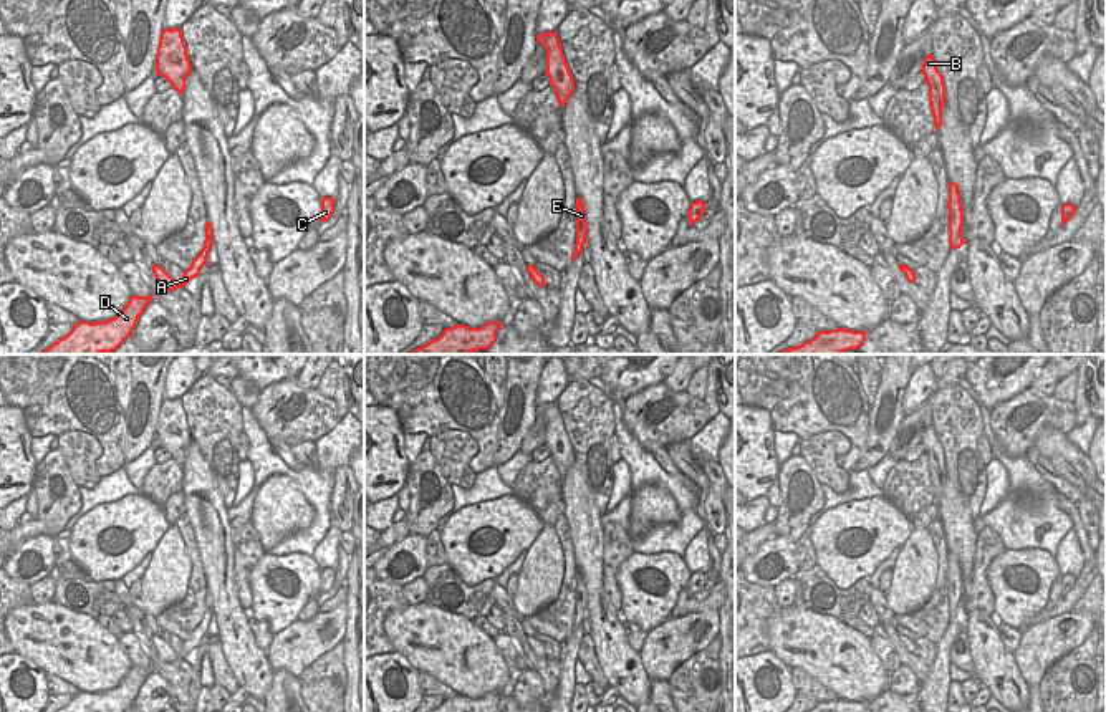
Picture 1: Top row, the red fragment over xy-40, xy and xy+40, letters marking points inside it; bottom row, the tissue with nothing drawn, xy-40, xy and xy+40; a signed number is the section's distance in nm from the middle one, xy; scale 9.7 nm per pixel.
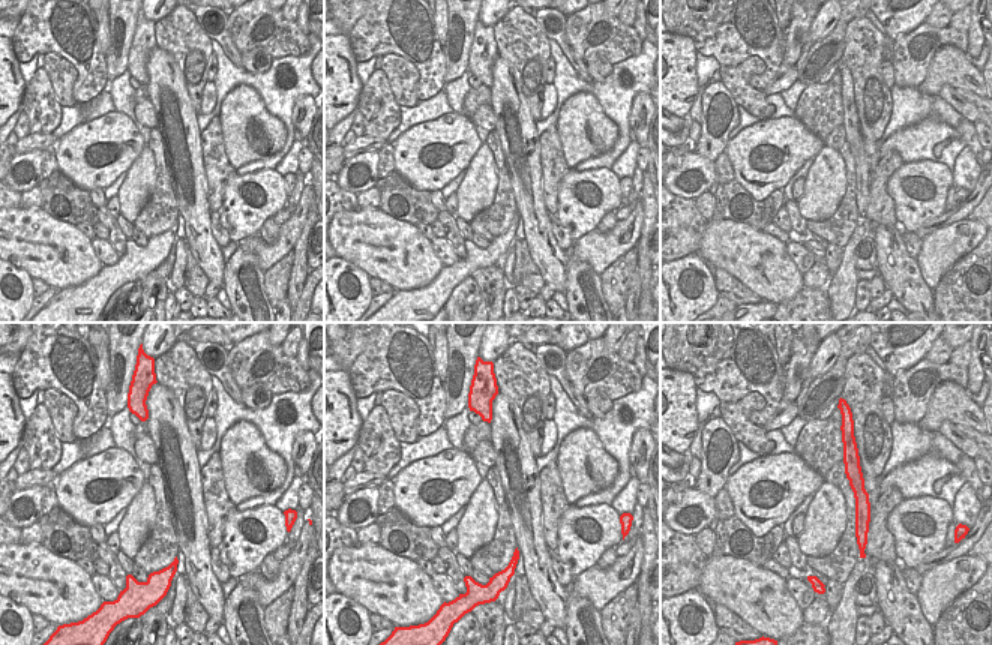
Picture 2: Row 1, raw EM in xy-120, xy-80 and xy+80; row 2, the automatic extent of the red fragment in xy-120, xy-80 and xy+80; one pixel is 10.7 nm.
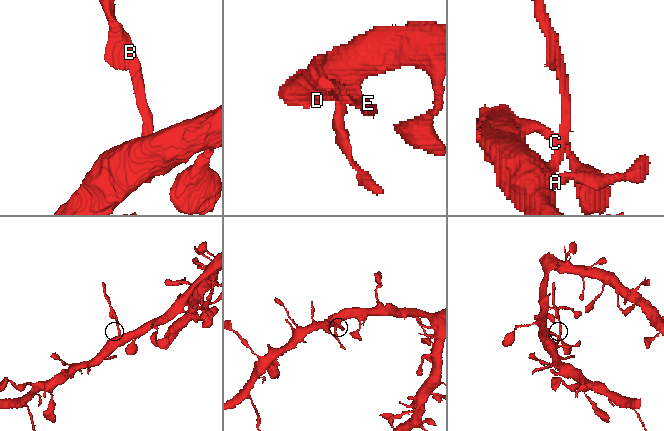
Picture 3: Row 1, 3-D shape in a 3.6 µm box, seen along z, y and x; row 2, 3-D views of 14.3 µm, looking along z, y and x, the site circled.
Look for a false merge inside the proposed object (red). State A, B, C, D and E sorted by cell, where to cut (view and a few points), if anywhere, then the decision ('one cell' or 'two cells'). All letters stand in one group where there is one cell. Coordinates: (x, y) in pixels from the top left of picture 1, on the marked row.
groups A C D / B E; cut xy (577, 237), (586, 242); two cells

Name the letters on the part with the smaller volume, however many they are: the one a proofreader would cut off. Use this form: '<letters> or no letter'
B, E

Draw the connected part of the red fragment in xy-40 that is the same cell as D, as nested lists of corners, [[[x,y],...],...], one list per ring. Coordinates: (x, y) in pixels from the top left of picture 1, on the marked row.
[[[132,295],[126,306],[106,321],[78,321],[71,331],[43,349],[40,354],[101,354],[116,351],[134,331],[139,316],[152,301],[149,296]]]

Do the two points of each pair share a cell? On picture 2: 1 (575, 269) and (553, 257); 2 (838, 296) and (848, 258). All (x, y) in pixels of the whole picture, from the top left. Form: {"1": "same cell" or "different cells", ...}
{"1": "different cells", "2": "same cell"}

